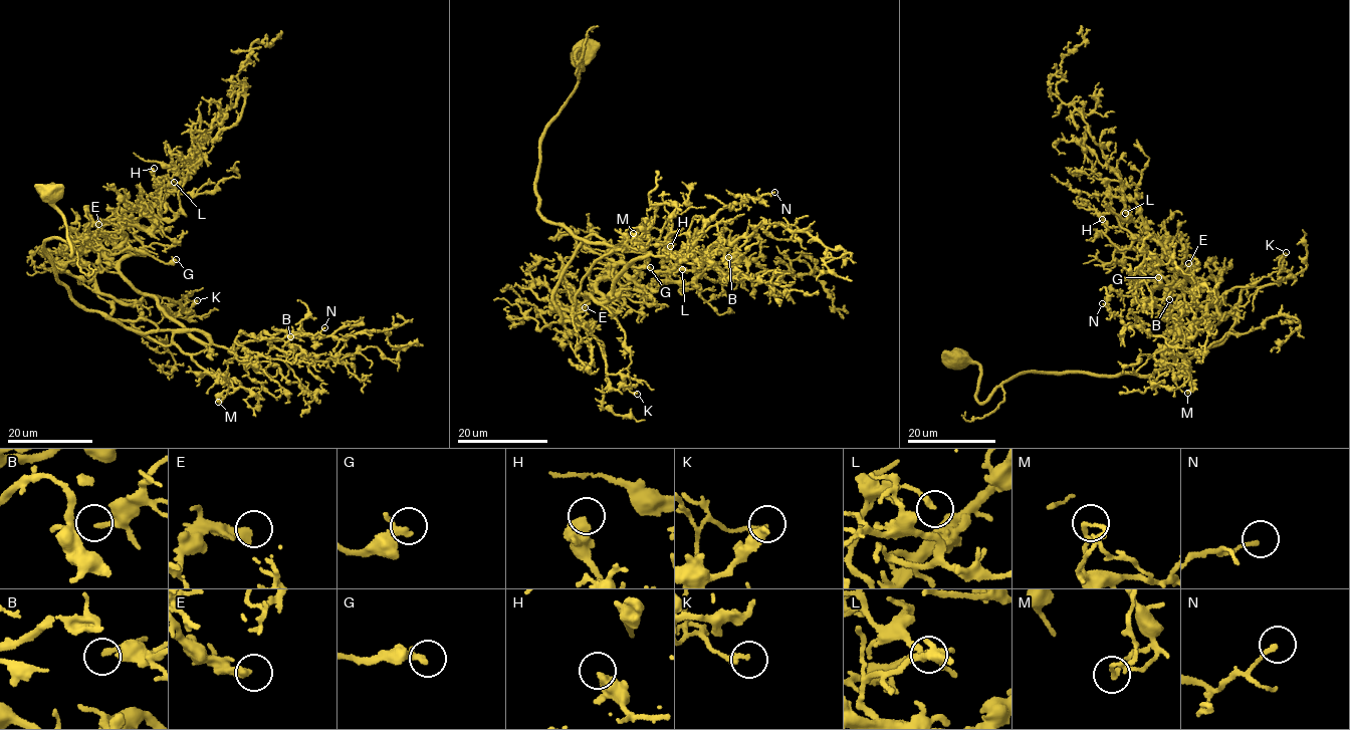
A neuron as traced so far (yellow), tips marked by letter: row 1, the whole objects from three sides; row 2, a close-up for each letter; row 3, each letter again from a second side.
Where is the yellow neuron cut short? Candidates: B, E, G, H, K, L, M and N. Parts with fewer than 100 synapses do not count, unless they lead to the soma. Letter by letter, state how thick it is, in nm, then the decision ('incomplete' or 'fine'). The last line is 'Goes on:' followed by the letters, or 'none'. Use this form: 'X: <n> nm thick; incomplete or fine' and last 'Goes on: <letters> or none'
B: 240 nm thick; fine
E: 360 nm thick; fine
G: 300 nm thick; fine
H: 400 nm thick; fine
K: 190 nm thick; fine
L: 140 nm thick; fine
M: 160 nm thick; fine
N: 160 nm thick; fine
Goes on: none

